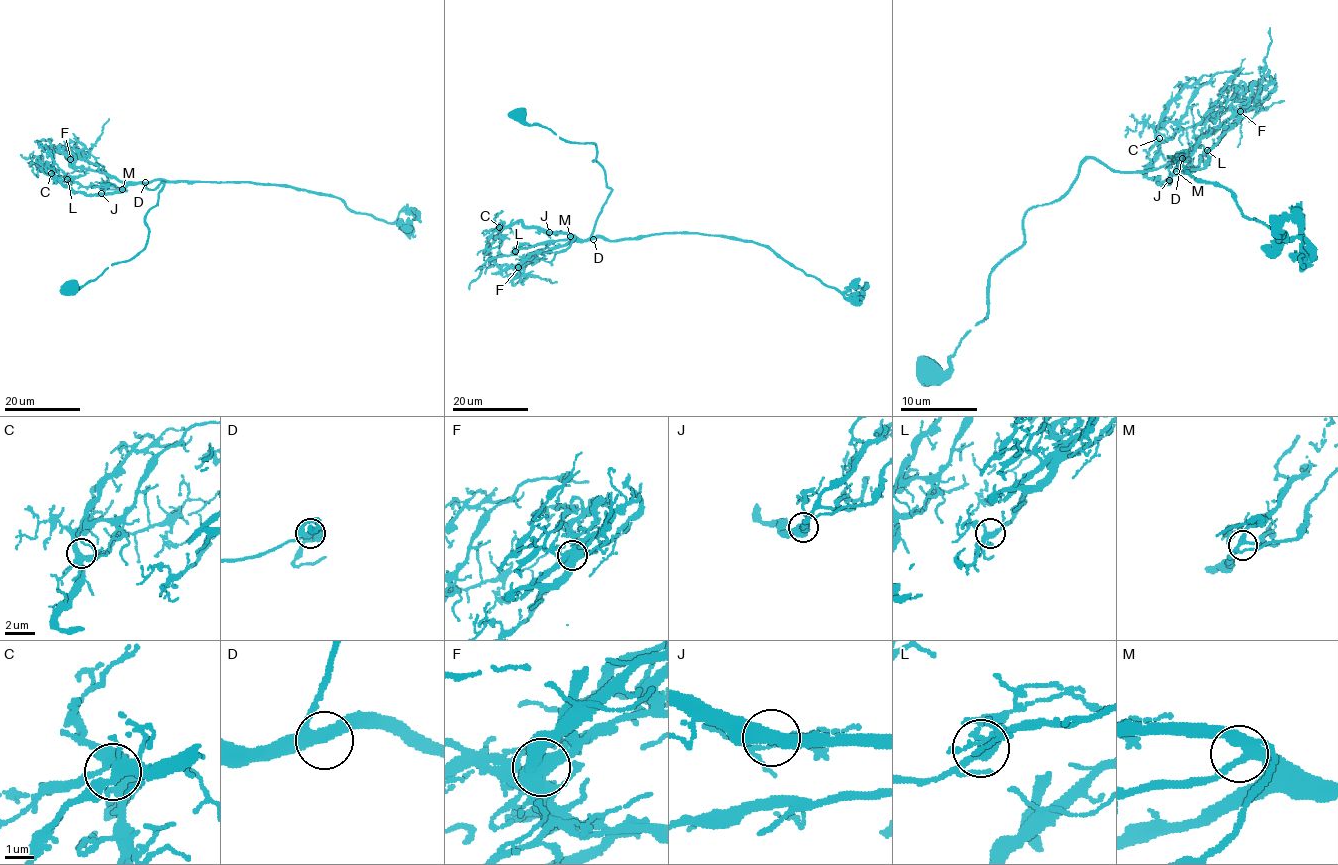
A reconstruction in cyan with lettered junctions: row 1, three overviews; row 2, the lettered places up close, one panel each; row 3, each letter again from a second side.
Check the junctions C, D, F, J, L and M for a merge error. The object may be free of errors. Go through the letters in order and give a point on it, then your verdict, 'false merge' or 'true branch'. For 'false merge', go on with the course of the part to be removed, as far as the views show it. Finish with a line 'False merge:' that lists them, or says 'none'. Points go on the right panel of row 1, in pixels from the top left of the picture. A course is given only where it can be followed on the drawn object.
C: (1159, 138) | true branch
D: (1182, 158) | true branch
F: (1240, 111) | false merge | (1239, 112), (1268, 83), (1258, 65)
J: (1169, 180) | true branch
L: (1207, 150) | true branch
M: (1176, 171) | true branch
False merge: F

